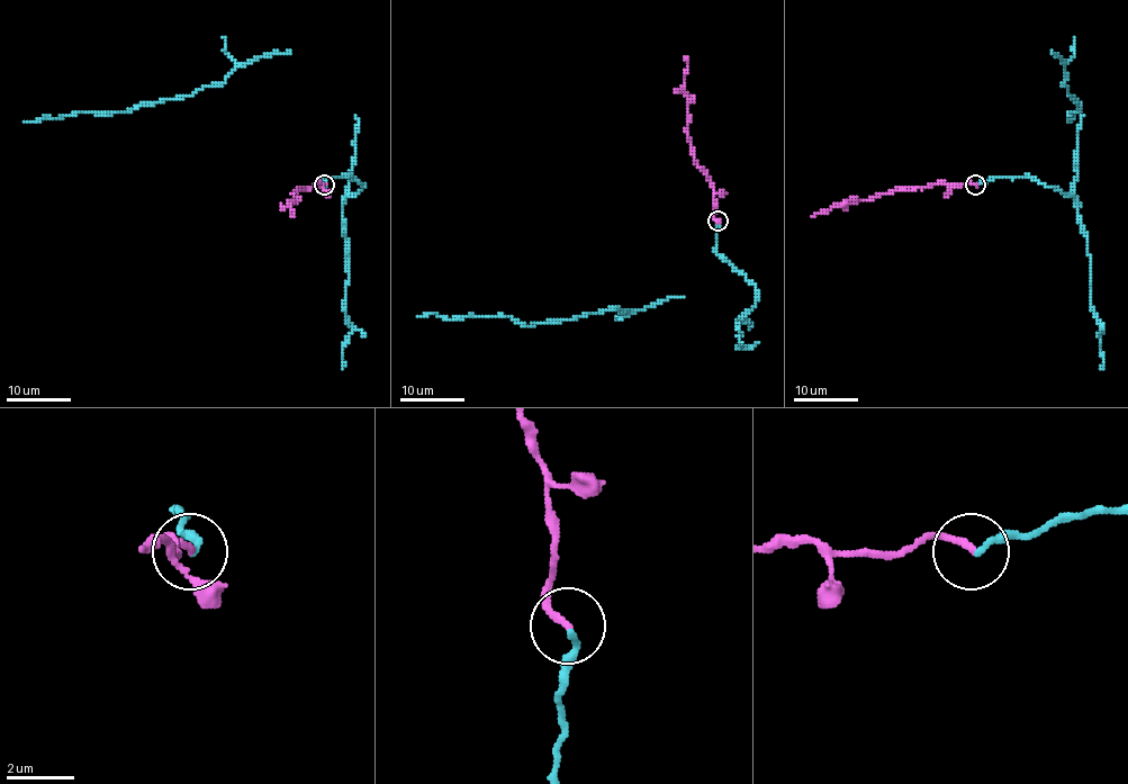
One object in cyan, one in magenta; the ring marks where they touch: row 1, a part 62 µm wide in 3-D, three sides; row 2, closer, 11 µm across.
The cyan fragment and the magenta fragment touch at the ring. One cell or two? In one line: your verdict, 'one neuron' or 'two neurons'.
one neuron

